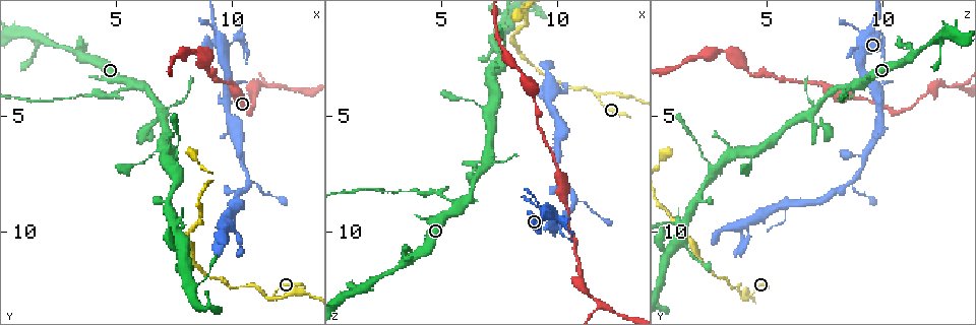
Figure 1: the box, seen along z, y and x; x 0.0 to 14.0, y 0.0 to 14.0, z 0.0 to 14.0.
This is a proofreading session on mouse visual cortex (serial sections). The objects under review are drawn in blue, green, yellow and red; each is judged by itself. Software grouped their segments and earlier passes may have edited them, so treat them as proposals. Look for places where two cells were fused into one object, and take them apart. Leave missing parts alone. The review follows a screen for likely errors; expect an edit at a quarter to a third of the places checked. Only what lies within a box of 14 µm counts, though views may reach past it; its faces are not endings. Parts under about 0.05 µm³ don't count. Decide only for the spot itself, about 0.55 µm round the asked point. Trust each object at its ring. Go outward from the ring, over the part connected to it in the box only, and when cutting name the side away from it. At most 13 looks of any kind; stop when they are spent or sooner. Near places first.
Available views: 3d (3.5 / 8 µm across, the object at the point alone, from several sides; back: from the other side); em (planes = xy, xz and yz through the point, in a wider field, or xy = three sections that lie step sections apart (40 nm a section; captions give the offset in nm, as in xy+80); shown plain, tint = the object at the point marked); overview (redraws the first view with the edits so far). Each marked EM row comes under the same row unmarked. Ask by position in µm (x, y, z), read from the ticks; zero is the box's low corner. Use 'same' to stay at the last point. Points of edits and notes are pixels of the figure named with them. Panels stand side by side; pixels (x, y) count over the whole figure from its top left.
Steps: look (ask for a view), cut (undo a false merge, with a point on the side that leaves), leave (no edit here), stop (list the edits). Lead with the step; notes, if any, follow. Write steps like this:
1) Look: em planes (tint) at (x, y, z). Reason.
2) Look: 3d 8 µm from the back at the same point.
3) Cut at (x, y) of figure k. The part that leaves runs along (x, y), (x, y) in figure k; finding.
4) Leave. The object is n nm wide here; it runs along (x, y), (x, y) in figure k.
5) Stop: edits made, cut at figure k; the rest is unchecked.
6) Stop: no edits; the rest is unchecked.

Look: 3d 3.5 µm at (5.7, 3.6, 8.8). Small branch off a trunk.

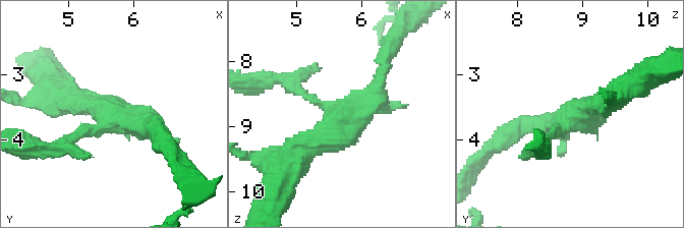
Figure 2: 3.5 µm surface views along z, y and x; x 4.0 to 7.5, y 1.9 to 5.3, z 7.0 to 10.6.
Look: em xy step 2 (tint) at (5.75, 3.60, 8.90).

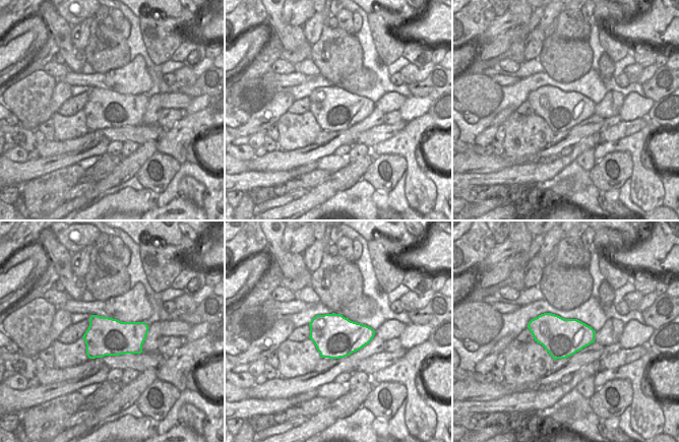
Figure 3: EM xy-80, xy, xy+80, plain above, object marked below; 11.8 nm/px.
Leave. It runs along (288, 154), (376, 97), (382, 70) in figure 2; continuous, no second cell.

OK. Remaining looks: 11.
Look: 3d 3.5 µm at (3.4, 2.4, 11.3). Sharp bend.

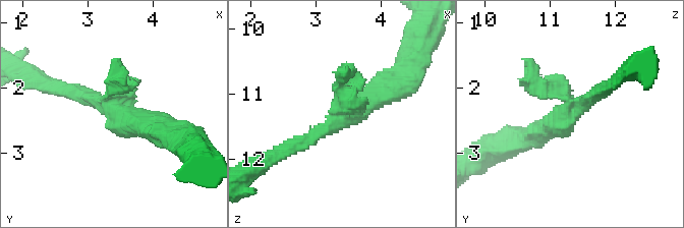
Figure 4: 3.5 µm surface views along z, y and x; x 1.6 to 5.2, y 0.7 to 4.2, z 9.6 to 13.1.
Look: em xy step 3 (tint) at (3.45, 2.30, 11.35).

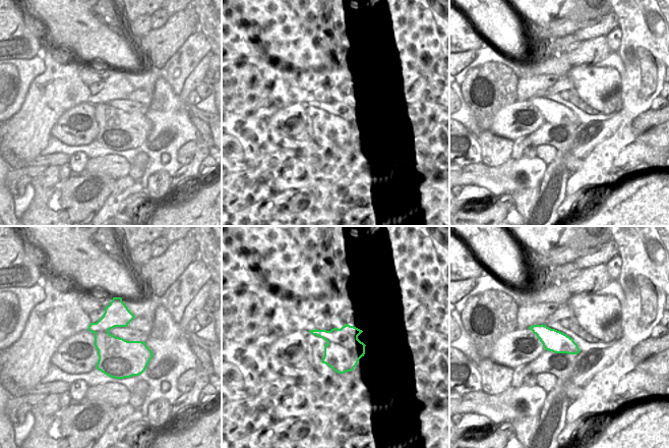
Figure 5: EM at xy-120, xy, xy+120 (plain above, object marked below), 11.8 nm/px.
Look: em xy step 1 (tint) at the same point.

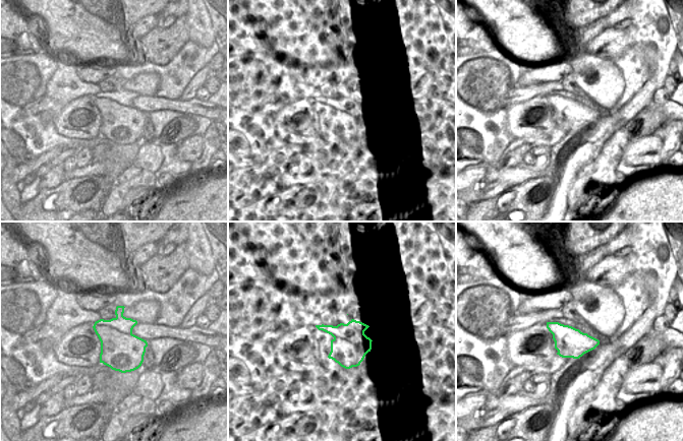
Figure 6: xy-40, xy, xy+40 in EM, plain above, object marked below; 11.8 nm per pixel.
Leave. It runs along (394, 79), (328, 129), (287, 150) in figure 4; one cell here.

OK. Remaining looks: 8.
Look: 3d 3.5 µm from the back at (10.1, 1.8, 9.6). Abrupt turn.

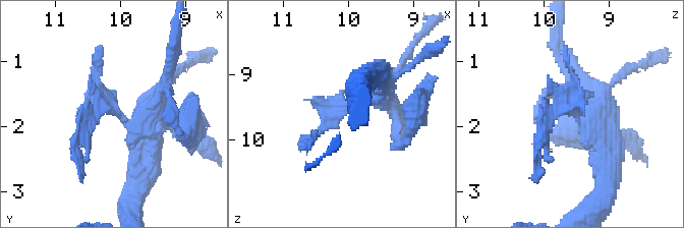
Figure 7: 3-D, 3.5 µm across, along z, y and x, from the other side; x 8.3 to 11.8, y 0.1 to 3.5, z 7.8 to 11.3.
Look: em planes (tint) at (10.05, 1.75, 9.55). Shape alone is not enough.

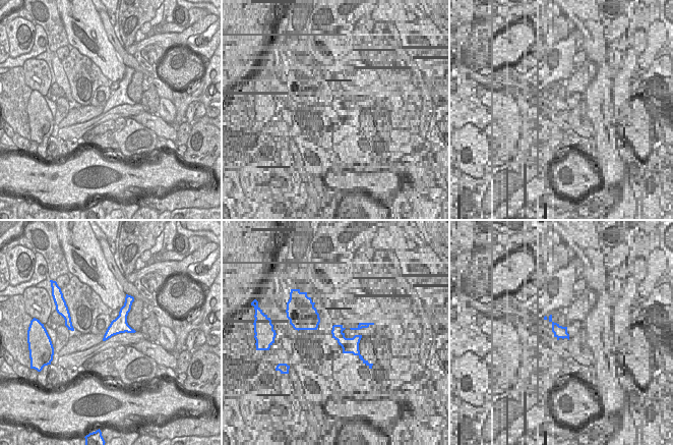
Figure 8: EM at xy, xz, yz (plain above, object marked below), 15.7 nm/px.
Cut at (324, 114) of figure 7. The part that leaves runs along (344, 110), (326, 122), (303, 147) in figure 7; two cells meet here.

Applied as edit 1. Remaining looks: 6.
Look: 3d 8 µm at (11.9, 3.7, 13.0). Narrows sharply.

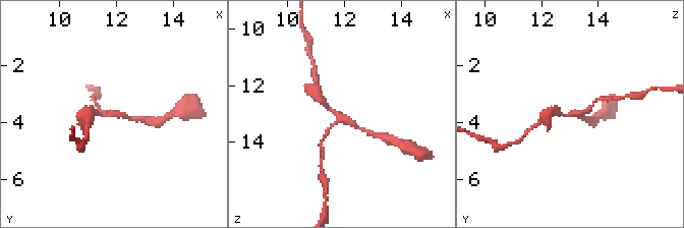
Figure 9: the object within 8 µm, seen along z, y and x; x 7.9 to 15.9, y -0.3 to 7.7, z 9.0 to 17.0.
Look: 3d 3.5 µm at (11.9, 3.8, 13.0). Zoom in.

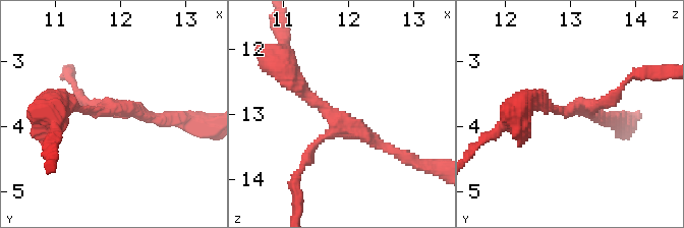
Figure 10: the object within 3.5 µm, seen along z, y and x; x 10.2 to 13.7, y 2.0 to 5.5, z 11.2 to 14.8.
Look: em xy step 3 (tint) at (11.90, 3.75, 13.10).

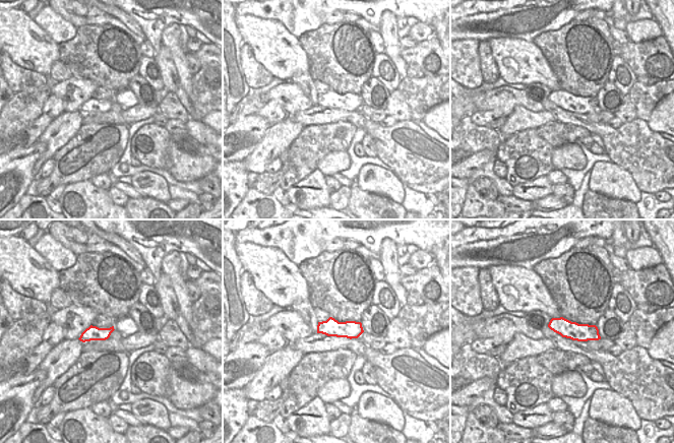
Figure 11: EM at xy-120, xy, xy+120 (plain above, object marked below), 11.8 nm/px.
Leave. It runs along (290, 78), (322, 110), (400, 154) in figure 10; continuous, no second cell.

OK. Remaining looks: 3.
Look: 3d 8 µm at (10.8, 7.7, 8.7). A fork.

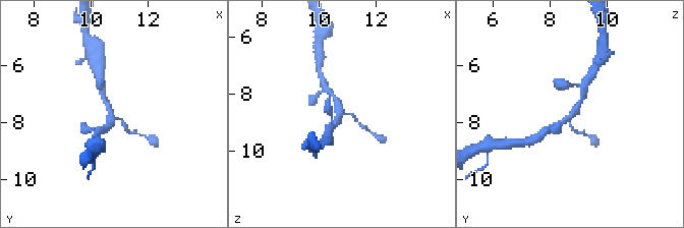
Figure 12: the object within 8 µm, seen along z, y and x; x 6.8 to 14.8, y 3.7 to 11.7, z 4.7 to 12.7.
Look: em xy step 5 (tint) at (10.7, 7.7, 8.7). Now the EM.

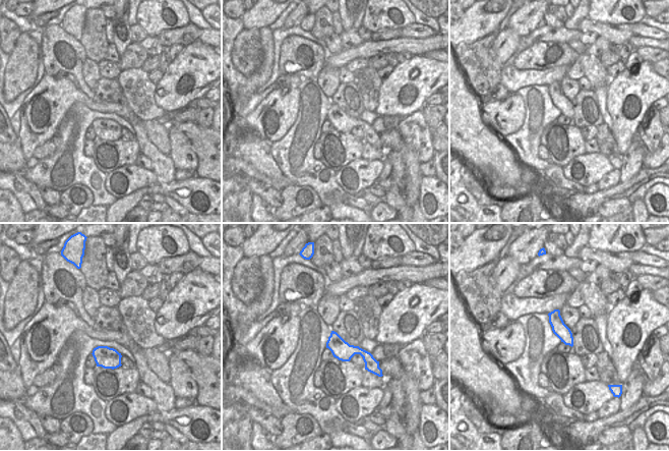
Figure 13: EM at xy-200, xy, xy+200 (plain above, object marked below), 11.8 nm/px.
Leave. The object is 220 nm wide here; it runs along (584, 91), (572, 114), (549, 130) in figure 12; one cell here.

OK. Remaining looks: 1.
Stop: edits made, cut at figure 7; the rest is unchecked.

